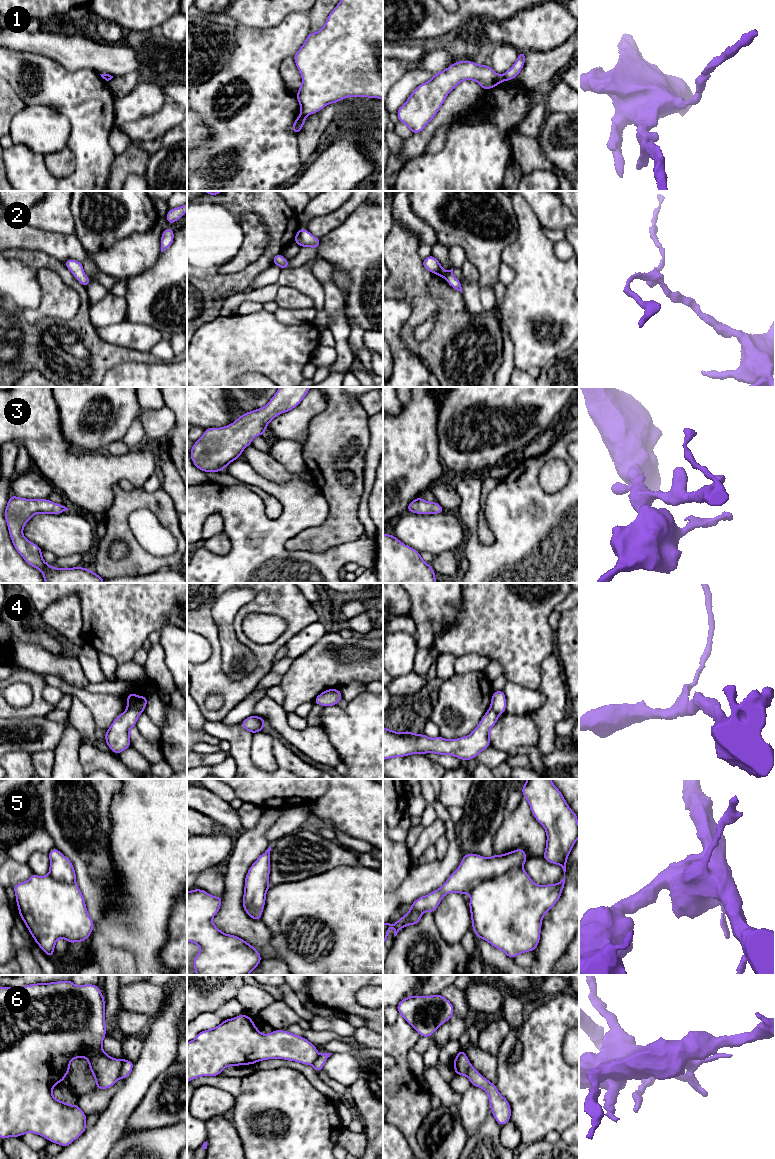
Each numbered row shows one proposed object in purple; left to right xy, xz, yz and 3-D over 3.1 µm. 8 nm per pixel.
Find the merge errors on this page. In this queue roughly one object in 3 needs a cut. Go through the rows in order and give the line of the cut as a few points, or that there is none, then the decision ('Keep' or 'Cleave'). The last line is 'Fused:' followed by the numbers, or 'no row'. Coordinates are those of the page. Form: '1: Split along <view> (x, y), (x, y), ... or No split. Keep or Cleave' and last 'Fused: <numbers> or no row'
1: Split along xz (300, 113), (305, 116). Cleave
2: No split. Keep
3: No split. Keep
4: Split along xy (126, 708), (137, 708), (142, 711). Cleave
5: No split. Keep
6: Split along xy (124, 1059), (118, 1077). Cleave
Fused: 1, 4, 6

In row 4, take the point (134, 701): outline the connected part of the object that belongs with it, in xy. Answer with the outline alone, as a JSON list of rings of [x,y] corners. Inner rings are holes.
[[[132,692],[127,694],[127,708],[138,709],[144,711],[147,706],[148,698],[146,696],[138,696]]]

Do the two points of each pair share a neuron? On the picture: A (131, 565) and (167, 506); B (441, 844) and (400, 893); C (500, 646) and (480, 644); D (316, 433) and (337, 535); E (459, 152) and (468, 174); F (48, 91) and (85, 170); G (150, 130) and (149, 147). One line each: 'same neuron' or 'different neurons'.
A: same neuron
B: different neurons
C: same neuron
D: same neuron
E: same neuron
F: same neuron
G: different neurons

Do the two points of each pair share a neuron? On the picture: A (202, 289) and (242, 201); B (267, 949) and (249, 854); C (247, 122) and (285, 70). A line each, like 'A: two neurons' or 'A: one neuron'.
A: one neuron
B: one neuron
C: two neurons

